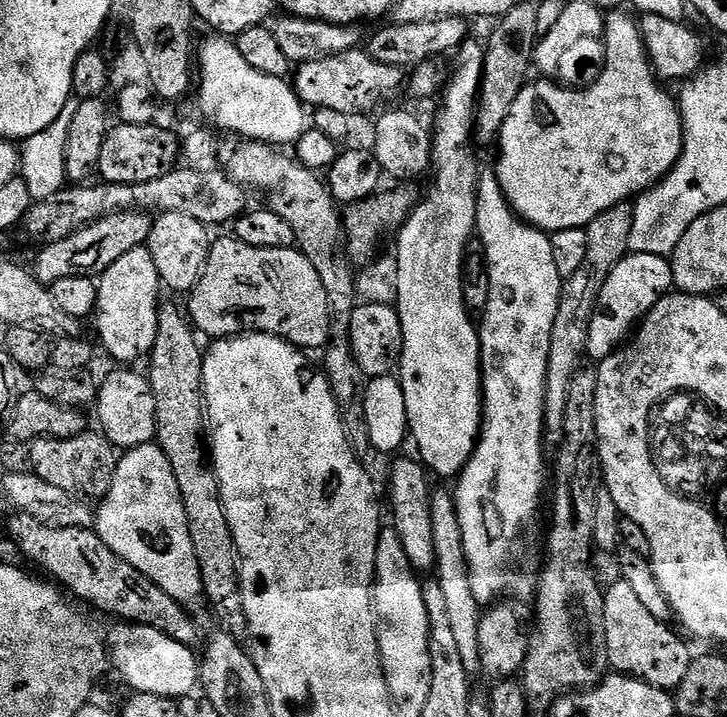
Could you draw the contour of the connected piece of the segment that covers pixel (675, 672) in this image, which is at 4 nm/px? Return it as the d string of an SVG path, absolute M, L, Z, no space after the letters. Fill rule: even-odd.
M613 580L612 585L604 588L602 606L604 637L611 671L621 676L632 676L655 688L674 690L686 676L686 670L690 670L694 659L694 652L688 649L689 641L671 623L649 614L625 580Z

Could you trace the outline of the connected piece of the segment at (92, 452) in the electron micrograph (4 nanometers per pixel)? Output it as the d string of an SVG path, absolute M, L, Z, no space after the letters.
M89 430L78 438L61 440L44 436L28 444L28 453L32 463L31 471L35 472L38 478L50 482L50 486L58 486L58 490L66 490L66 494L76 496L80 500L103 500L114 482L118 449L99 430Z

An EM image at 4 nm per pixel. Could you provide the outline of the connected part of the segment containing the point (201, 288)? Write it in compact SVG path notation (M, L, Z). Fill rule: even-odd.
M235 238L213 239L200 278L187 293L186 299L186 315L193 329L200 334L205 332L211 338L231 338L241 334L265 332L271 336L280 336L301 350L320 350L328 343L332 334L332 311L328 309L322 278L318 270L314 270L310 258L306 258L303 252L292 246L270 250L267 246L246 246L246 242Z

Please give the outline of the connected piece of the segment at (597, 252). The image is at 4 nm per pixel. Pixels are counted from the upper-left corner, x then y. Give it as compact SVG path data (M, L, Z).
M616 204L598 218L589 222L586 229L586 258L574 274L563 281L558 302L558 318L550 334L550 358L546 370L544 387L544 430L549 445L559 445L564 433L566 416L566 393L570 390L570 378L578 371L580 359L585 359L588 351L588 331L592 315L596 309L596 299L614 266L623 256L629 255L630 226L632 225L632 204Z

